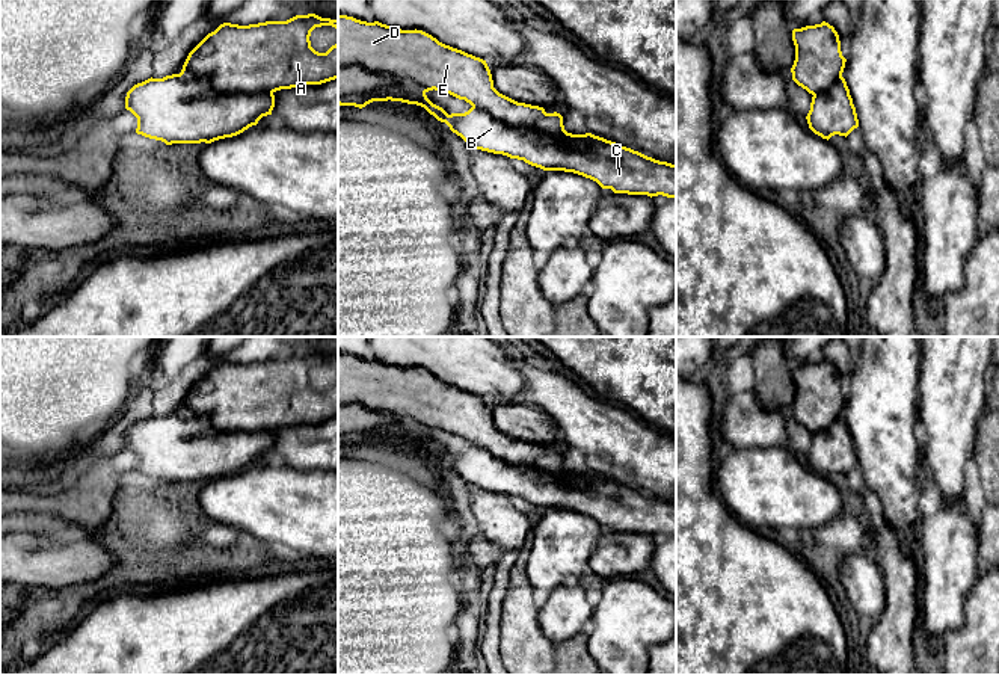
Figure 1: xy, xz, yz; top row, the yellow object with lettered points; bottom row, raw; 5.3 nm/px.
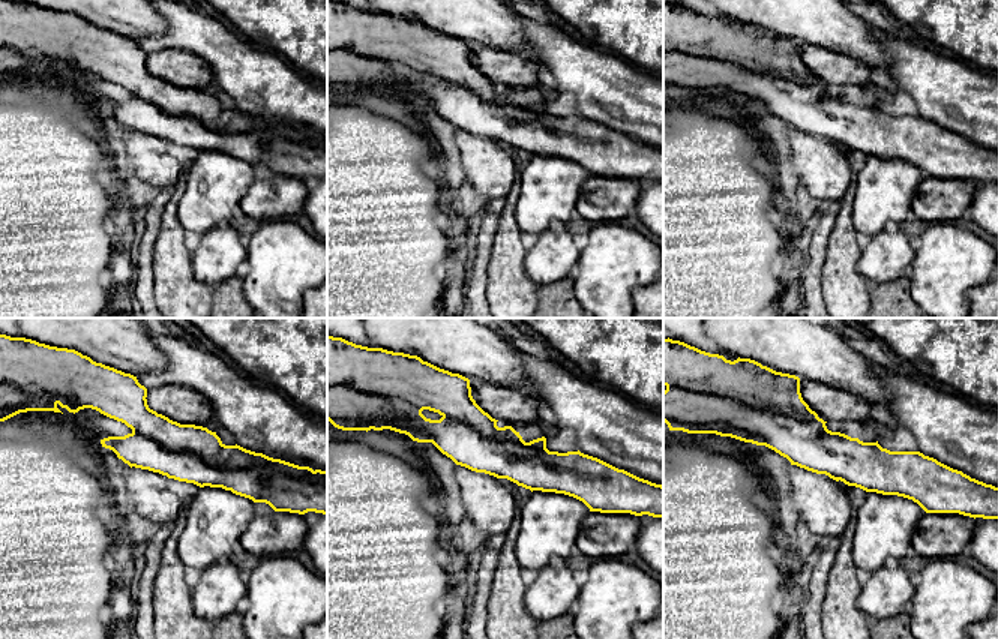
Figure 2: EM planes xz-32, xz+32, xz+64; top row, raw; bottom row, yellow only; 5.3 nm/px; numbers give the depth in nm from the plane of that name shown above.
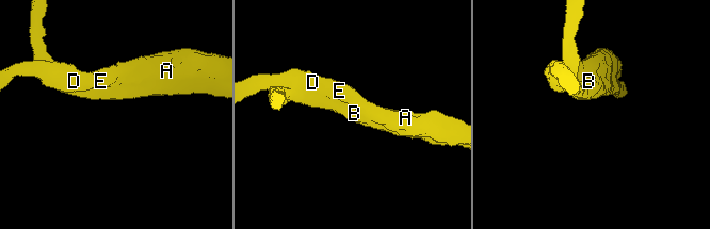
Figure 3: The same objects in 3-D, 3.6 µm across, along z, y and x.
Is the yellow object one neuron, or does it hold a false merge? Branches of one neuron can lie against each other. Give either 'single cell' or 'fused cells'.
single cell

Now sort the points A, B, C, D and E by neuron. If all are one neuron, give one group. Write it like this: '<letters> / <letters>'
A B C D E

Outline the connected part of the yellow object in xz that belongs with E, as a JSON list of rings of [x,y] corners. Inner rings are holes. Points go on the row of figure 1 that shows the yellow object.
[[[338,15],[338,104],[362,109],[373,101],[388,100],[424,107],[471,148],[524,160],[543,171],[573,172],[614,193],[676,198],[676,165],[592,133],[567,133],[560,113],[546,113],[543,107],[500,94],[486,60],[445,45],[423,30],[401,30]],[[433,89],[465,100],[472,107],[448,115],[427,98],[426,94]]]

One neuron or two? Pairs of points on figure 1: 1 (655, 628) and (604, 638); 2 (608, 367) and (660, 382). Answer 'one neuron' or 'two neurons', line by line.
1: one neuron
2: one neuron

